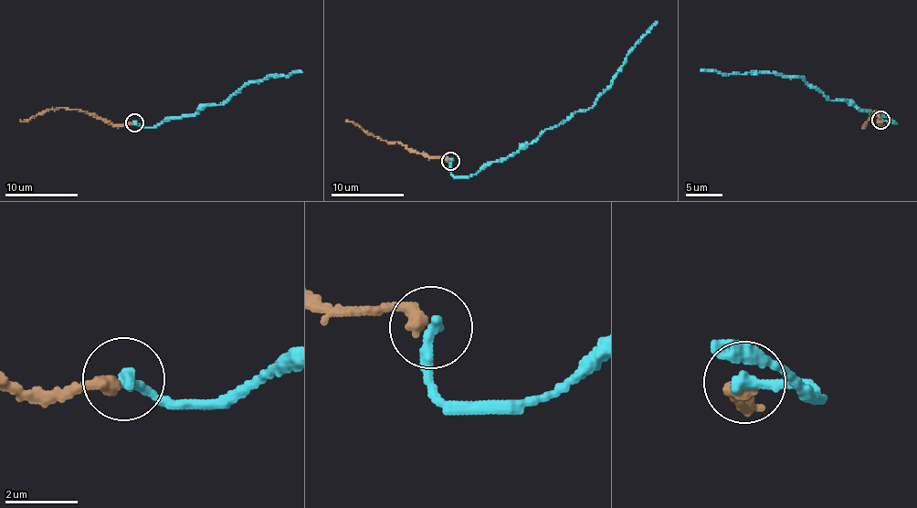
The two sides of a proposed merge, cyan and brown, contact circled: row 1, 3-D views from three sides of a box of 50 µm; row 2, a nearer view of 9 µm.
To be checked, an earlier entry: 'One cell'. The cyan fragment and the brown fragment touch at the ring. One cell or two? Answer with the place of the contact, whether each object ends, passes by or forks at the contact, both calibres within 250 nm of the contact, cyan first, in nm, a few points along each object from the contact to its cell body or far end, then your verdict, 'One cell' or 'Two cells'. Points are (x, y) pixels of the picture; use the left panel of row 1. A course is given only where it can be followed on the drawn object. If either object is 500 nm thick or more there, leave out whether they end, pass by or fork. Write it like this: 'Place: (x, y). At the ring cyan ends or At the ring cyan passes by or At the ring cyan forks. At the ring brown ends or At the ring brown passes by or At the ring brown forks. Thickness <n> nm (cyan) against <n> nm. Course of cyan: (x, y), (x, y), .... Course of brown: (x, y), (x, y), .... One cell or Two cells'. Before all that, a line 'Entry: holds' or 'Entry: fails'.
Entry: holds
Place: (134, 122). At the ring cyan ends. At the ring brown ends. Thickness 380 nm (cyan) against 380 nm. Course of cyan: (134, 122), (142, 127), (159, 125), (175, 117), (194, 116), (200, 108), (228, 100), (243, 85), (301, 72). Course of brown: (132, 122), (109, 124), (77, 110), (62, 108), (43, 111), (26, 121), (20, 120). One cell

